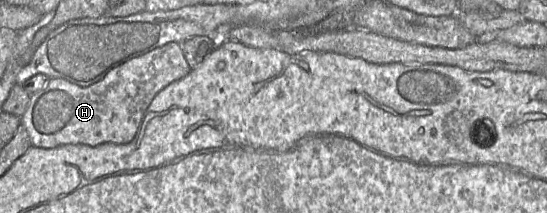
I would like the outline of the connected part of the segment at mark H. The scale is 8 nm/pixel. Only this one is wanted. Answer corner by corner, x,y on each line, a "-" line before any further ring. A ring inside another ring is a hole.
171,42
131,59
88,87
63,78
50,78
43,89
31,94
21,124
26,128
32,146
39,148
66,144
123,144
135,136
158,92
184,78
190,71
182,45

